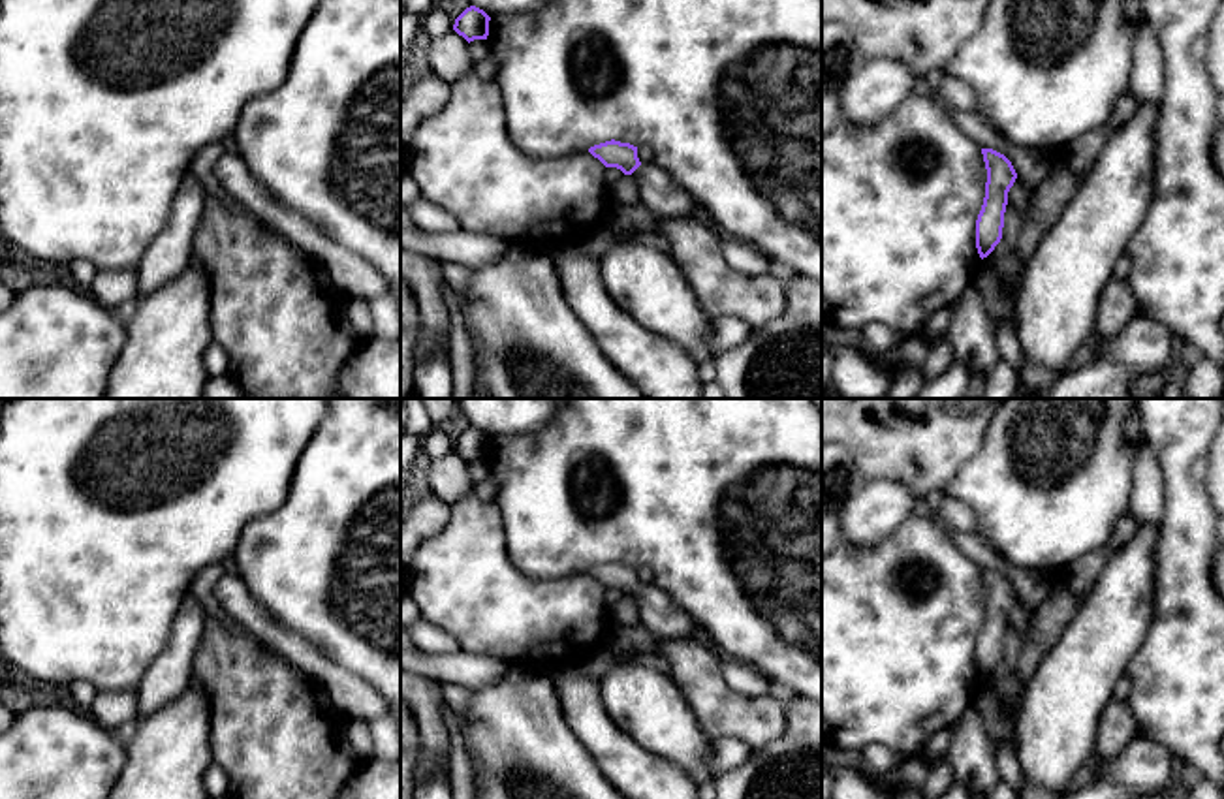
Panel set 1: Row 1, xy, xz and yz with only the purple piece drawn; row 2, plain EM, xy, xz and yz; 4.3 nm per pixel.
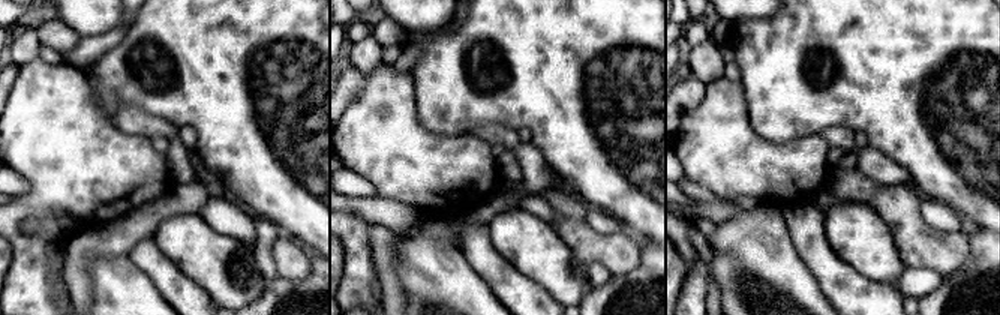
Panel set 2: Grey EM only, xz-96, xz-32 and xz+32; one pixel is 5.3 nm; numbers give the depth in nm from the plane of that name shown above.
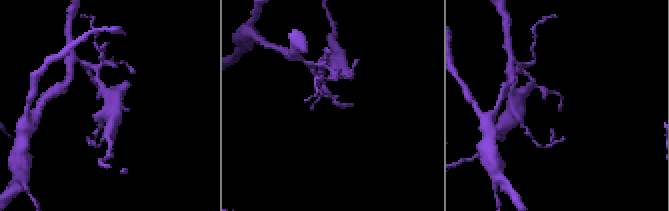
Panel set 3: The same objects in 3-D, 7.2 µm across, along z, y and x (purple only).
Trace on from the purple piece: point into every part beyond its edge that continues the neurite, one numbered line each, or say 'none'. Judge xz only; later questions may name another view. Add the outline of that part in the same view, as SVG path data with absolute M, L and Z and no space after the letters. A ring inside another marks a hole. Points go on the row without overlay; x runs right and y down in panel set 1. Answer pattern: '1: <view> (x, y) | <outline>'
1: xz (660, 615) | M641 585L632 598L637 602L641 624L658 639L692 637L699 632L696 619L679 607L666 590Z

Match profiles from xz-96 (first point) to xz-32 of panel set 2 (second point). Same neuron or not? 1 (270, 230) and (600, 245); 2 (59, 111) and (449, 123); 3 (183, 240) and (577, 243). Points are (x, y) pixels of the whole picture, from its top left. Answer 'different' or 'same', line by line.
1: different
2: different
3: different

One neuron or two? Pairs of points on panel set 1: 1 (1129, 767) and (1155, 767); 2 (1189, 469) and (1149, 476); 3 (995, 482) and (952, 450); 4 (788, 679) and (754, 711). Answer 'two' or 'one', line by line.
1: one
2: two
3: two
4: two

